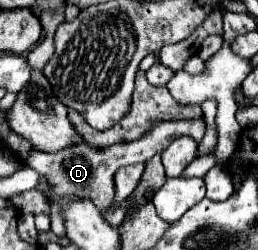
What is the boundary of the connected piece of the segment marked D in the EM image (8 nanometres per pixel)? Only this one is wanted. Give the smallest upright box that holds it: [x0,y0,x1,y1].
[28,118,206,212]

